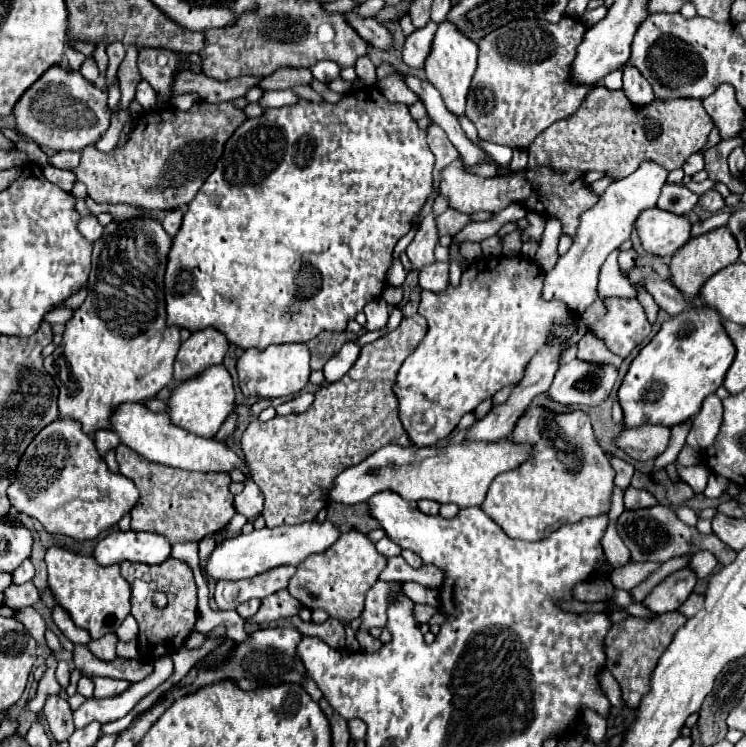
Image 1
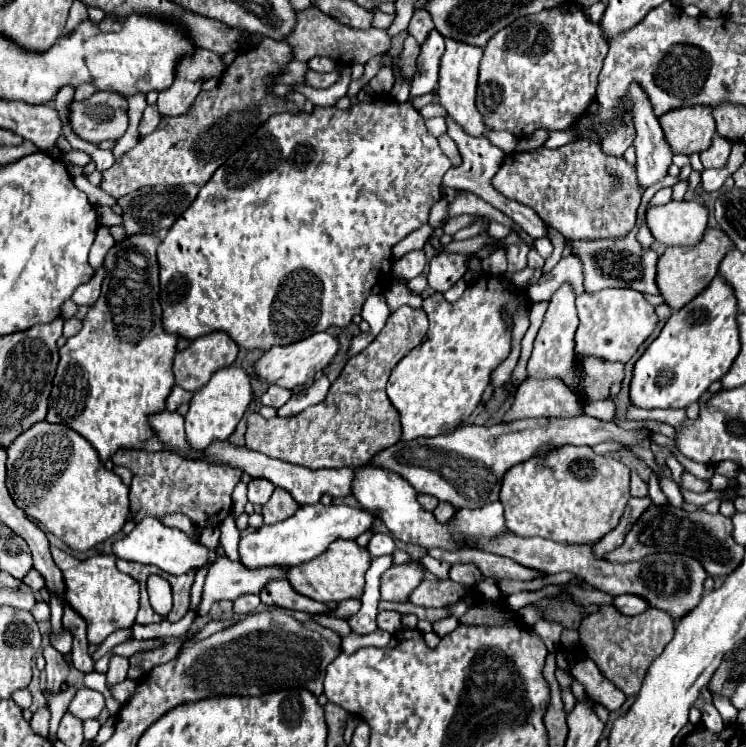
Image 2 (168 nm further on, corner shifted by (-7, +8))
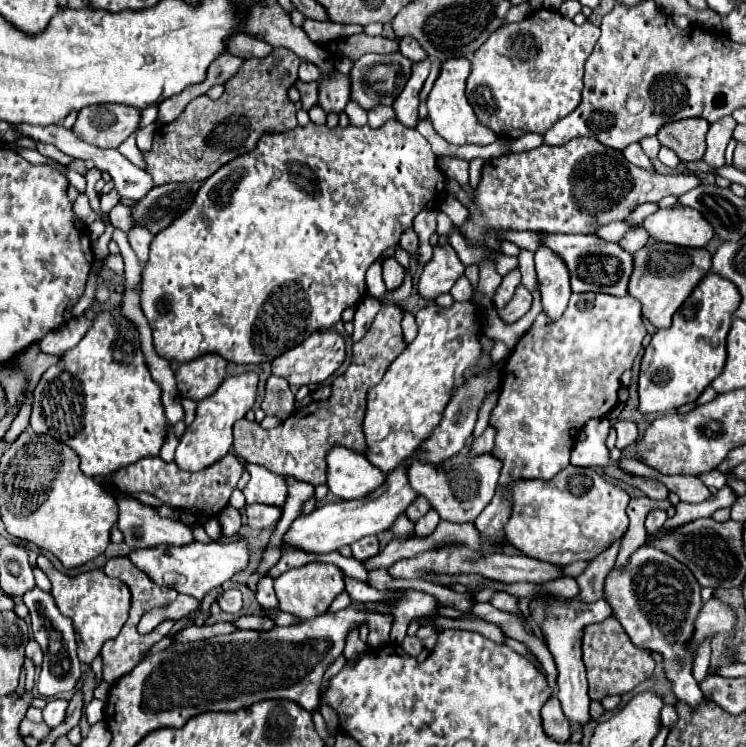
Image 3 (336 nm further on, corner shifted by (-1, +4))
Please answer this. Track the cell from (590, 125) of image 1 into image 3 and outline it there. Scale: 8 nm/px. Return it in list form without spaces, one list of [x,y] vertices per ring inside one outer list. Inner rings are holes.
[[[682,119],[682,121],[672,121],[660,127],[658,131],[658,141],[676,151],[676,155],[684,161],[700,161],[704,151],[706,151],[706,131],[710,123],[706,119]]]

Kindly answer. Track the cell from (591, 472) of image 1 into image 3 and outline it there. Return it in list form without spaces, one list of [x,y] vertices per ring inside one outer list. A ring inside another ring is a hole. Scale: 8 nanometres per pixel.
[[[568,465],[548,481],[518,479],[512,483],[510,495],[512,511],[504,525],[506,539],[526,555],[554,565],[594,559],[628,527],[626,505],[630,495],[590,467]]]

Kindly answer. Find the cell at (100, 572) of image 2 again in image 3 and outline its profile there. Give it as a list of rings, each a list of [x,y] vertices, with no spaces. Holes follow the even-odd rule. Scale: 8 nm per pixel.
[[[38,555],[38,567],[48,575],[50,583],[52,583],[52,597],[54,597],[60,613],[74,621],[80,661],[92,663],[94,657],[100,653],[102,645],[110,639],[116,639],[122,625],[128,619],[130,591],[128,591],[126,583],[122,583],[120,579],[108,577],[102,569],[92,569],[92,571],[80,573],[76,577],[70,577],[66,573],[58,571],[46,555]]]

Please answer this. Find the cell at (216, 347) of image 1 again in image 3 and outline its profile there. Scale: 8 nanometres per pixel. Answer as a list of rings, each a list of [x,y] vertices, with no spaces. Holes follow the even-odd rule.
[[[206,353],[194,361],[182,363],[176,371],[176,385],[180,395],[194,401],[212,395],[226,379],[226,365],[226,359],[218,353]]]

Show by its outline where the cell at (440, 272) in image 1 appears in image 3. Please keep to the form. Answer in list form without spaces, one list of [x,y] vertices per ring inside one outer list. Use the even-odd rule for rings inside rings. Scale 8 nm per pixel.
[[[436,245],[434,255],[430,263],[422,267],[420,279],[418,279],[418,293],[424,299],[436,299],[442,293],[448,293],[456,279],[464,273],[464,265],[458,259],[456,251],[446,245]]]

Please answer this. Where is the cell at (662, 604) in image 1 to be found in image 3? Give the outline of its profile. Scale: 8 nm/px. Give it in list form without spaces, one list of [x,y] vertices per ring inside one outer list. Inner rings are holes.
[[[552,599],[548,605],[548,617],[542,625],[542,633],[546,637],[546,645],[556,661],[556,667],[558,667],[556,697],[560,699],[562,711],[574,729],[586,727],[592,721],[592,717],[590,717],[590,701],[592,699],[588,697],[588,681],[586,681],[586,669],[584,669],[582,649],[580,649],[582,629],[590,623],[600,623],[608,617],[612,617],[612,607],[604,599],[600,599],[592,605],[582,605],[578,599],[574,599],[572,603],[566,603],[564,599]]]

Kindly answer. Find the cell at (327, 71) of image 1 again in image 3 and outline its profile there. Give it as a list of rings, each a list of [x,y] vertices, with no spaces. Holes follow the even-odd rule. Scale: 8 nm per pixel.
[[[302,61],[298,77],[300,77],[300,81],[318,81],[320,79],[320,71],[318,71],[318,67],[314,63]]]

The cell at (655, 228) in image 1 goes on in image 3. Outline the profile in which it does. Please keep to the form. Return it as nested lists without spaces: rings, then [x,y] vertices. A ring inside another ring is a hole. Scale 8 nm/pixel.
[[[684,205],[658,209],[642,221],[642,227],[656,241],[680,247],[706,247],[714,235],[712,225],[698,211]]]

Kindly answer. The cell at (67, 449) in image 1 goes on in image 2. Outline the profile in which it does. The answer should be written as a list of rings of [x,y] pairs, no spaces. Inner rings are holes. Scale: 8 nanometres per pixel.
[[[40,421],[24,431],[16,443],[8,447],[8,461],[6,461],[6,487],[10,497],[14,499],[16,507],[24,509],[28,519],[42,523],[50,533],[62,539],[74,551],[88,551],[94,545],[110,539],[118,531],[122,531],[124,523],[128,521],[130,505],[128,505],[128,487],[120,481],[118,475],[106,471],[100,463],[94,447],[76,431],[64,425],[52,425],[48,421]]]

